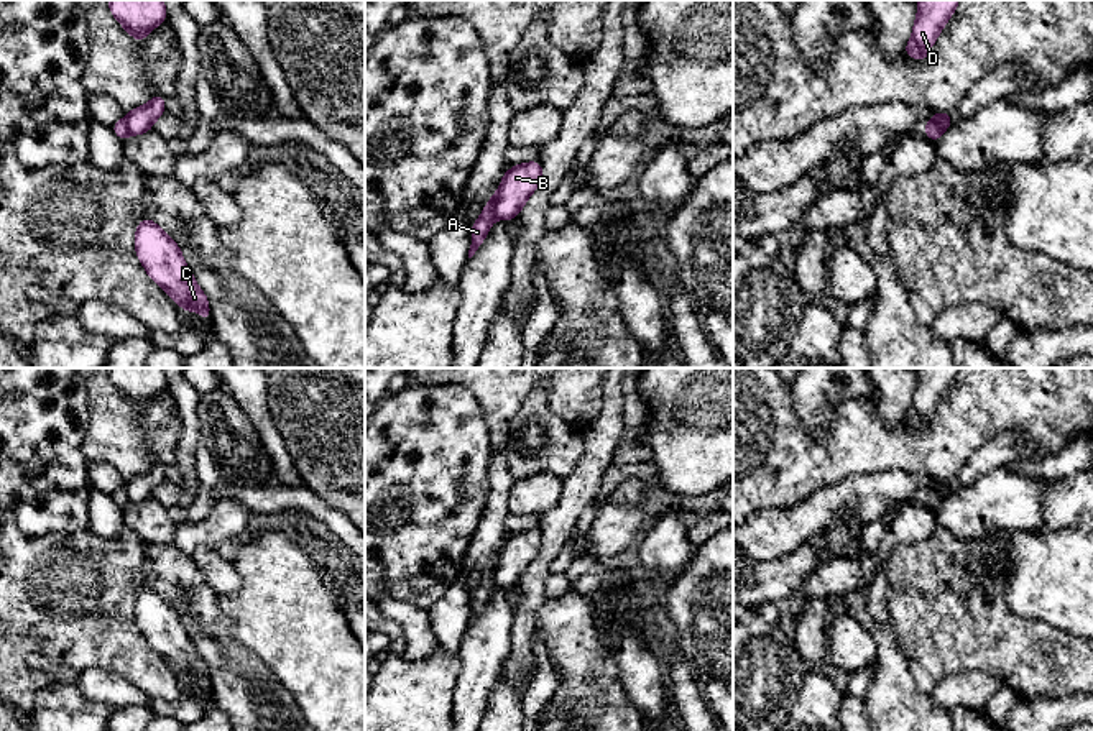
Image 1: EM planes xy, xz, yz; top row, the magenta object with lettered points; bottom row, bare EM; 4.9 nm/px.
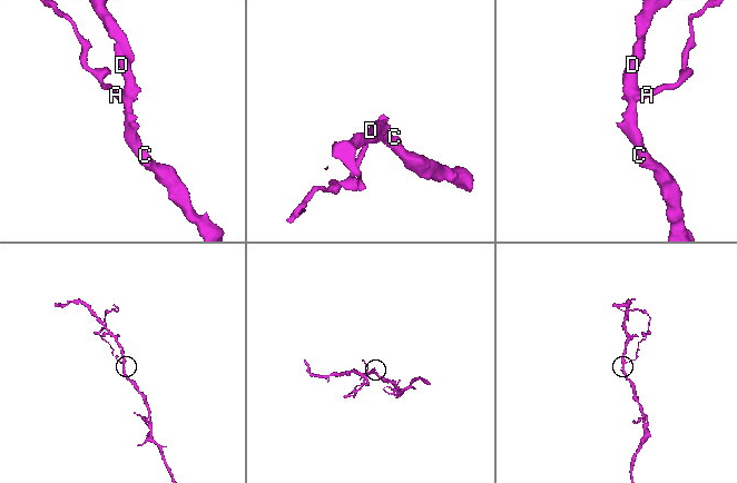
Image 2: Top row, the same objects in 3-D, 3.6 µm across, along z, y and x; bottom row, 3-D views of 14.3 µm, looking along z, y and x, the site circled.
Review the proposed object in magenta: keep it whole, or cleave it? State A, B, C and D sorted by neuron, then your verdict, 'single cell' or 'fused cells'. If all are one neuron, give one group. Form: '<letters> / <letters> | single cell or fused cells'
A / B C D | fused cells

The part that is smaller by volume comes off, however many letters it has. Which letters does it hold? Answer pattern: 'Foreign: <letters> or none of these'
Foreign: A

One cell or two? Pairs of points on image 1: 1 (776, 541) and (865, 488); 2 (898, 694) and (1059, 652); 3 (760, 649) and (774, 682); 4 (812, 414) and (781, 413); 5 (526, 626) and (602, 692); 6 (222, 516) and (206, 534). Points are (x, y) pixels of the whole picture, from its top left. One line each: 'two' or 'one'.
1: one
2: two
3: one
4: two
5: two
6: one

